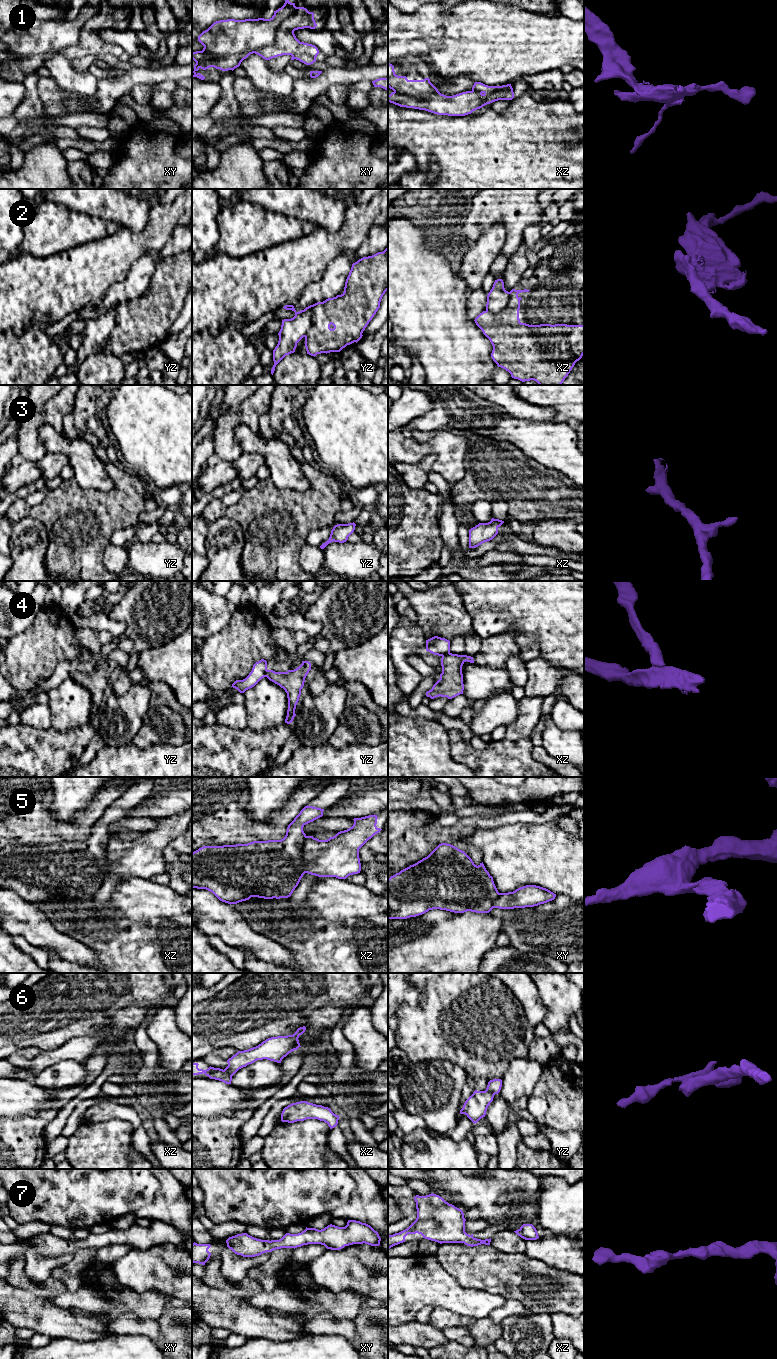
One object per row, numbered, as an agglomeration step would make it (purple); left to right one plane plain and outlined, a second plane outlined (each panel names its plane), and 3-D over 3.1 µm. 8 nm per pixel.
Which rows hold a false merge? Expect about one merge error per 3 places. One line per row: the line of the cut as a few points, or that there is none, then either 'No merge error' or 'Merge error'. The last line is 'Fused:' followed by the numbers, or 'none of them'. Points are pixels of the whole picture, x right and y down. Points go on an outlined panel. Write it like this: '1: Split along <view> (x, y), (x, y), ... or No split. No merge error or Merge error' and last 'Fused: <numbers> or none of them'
1: Split along xy (296, 7), (271, 44), (227, 55), (202, 50). Merge error
2: Split along xz (510, 292), (510, 302), (504, 308), (498, 312), (486, 311). Merge error
3: No split. No merge error
4: Split along xz (449, 652), (442, 656). Merge error
5: Split along xz (306, 836), (301, 845), (302, 870), (304, 873). Merge error
6: Split along xz (223, 1070), (231, 1076). Merge error
7: No split. No merge error
Fused: 1, 2, 4, 5, 6

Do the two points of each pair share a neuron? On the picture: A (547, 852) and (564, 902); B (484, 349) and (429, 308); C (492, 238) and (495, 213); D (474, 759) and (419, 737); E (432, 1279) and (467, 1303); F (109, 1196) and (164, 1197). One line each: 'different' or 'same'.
A: different
B: same
C: different
D: different
E: same
F: different

